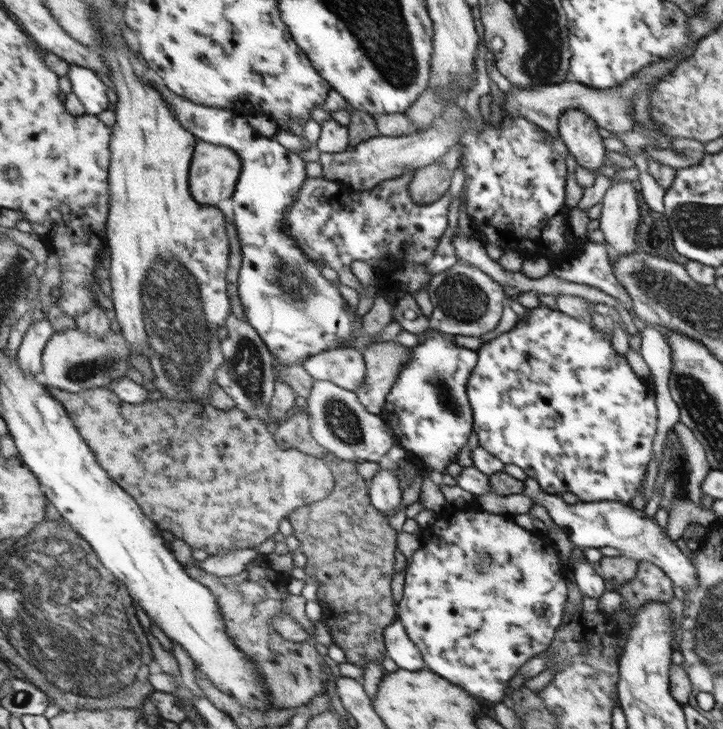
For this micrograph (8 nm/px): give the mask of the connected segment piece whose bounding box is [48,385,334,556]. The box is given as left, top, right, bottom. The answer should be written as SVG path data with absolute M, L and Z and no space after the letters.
M48 385L48 388L68 408L68 412L74 418L78 430L86 438L86 442L92 446L94 452L97 453L98 462L109 472L110 476L138 500L145 512L157 521L162 529L187 541L194 549L208 550L210 556L225 554L229 550L254 549L254 547L266 542L270 537L274 537L280 531L282 520L285 520L293 510L306 507L308 504L318 503L328 496L334 487L334 476L329 465L324 460L296 449L282 450L281 445L274 442L272 434L258 420L258 417L251 417L244 409L236 407L236 410L226 410L224 420L220 422L220 410L216 410L216 407L210 410L210 408L204 408L204 405L198 403L180 403L164 398L138 404L125 401L112 388L97 388L80 392L70 392L50 385Z

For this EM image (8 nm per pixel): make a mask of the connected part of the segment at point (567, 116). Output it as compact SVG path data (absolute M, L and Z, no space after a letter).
M569 109L560 116L559 130L561 140L577 166L595 172L604 162L604 138L596 130L596 122L586 112Z

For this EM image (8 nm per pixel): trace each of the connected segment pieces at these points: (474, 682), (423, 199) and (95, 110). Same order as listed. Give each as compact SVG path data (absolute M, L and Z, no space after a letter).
M472 501L470 505L458 506L451 503L445 505L439 512L438 520L431 525L432 537L426 540L419 550L408 561L406 580L403 589L403 598L400 600L398 611L399 620L409 633L410 639L421 651L426 668L432 673L440 674L442 678L466 688L466 692L484 698L489 706L504 700L505 691L512 680L533 656L544 653L552 644L556 630L564 617L566 606L566 580L571 577L571 569L564 564L556 551L553 540L548 534L539 530L524 530L518 524L512 522L512 518L502 518L498 514L490 514L489 511L479 510L477 504Z
M434 164L420 167L414 170L414 179L410 180L410 197L418 204L434 203L448 192L451 177L452 172L445 167Z
M74 64L69 78L73 93L79 97L88 114L99 115L114 107L108 98L108 86L94 70Z

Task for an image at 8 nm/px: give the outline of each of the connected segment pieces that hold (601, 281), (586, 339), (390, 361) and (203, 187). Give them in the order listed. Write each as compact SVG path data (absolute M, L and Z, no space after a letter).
M588 240L582 255L558 261L551 273L560 280L575 282L576 284L587 284L618 299L620 304L628 310L634 324L639 329L636 336L641 336L642 329L646 327L646 324L638 318L638 314L632 312L632 309L634 309L632 308L632 302L630 302L624 286L618 284L618 280L613 274L608 259L608 247L606 242L592 243Z
M546 305L527 308L527 316L518 318L515 326L500 334L494 340L484 343L477 352L482 352L482 360L477 360L478 372L474 372L474 380L470 380L470 408L474 404L474 416L478 416L478 424L474 424L474 432L478 434L479 445L486 451L497 456L504 464L516 464L522 470L538 481L544 492L561 496L564 492L572 492L578 502L622 502L630 505L632 498L638 494L642 480L648 472L648 462L652 460L652 440L656 436L656 426L660 423L656 414L657 398L654 390L650 390L628 365L626 357L619 354L612 346L611 337L576 317L554 311Z
M372 342L363 358L366 364L364 385L360 386L357 397L369 413L381 414L386 395L394 384L394 379L402 365L408 364L410 348L394 342Z
M199 141L191 170L194 197L202 205L216 206L222 200L233 199L243 173L242 155L228 145Z

